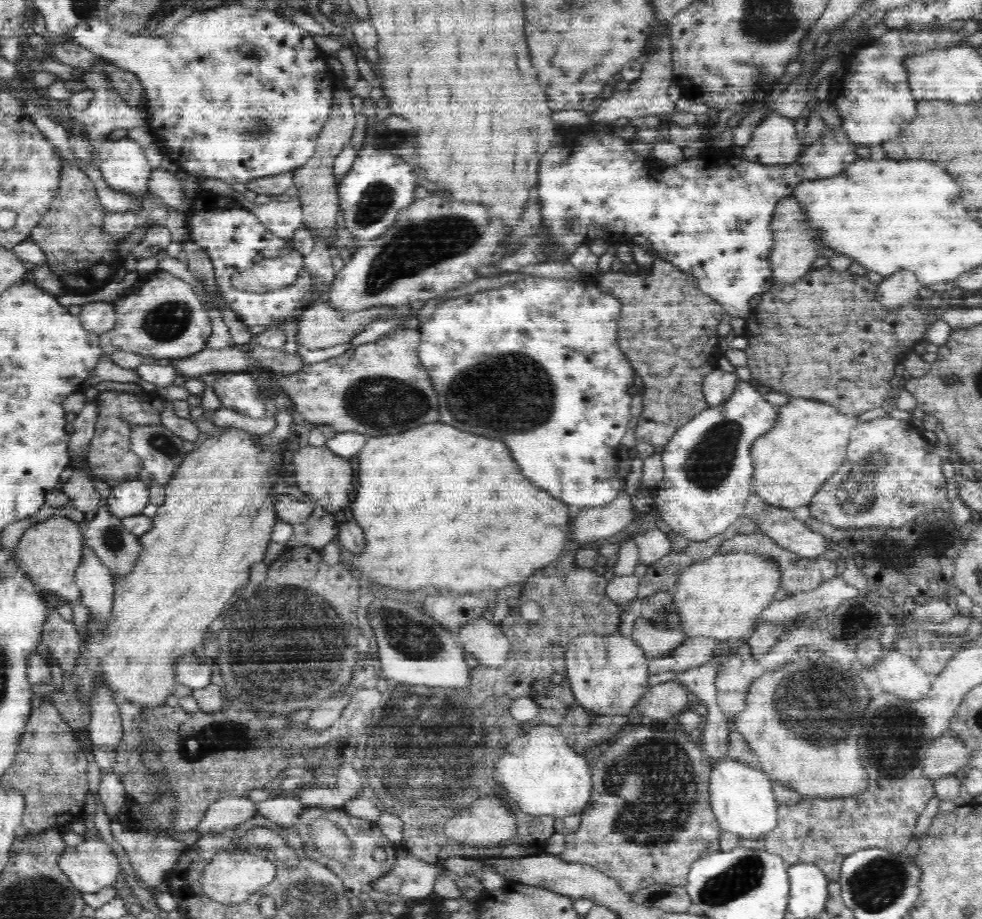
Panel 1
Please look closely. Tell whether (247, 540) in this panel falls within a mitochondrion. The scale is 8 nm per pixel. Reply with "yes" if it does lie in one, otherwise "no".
no

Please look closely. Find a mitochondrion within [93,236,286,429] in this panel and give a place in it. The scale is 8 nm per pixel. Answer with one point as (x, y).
(165, 322)

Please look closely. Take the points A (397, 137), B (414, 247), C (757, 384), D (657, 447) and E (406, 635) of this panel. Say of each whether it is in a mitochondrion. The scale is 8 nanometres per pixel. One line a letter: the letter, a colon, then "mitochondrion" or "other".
A: mitochondrion
B: mitochondrion
C: other
D: other
E: mitochondrion

